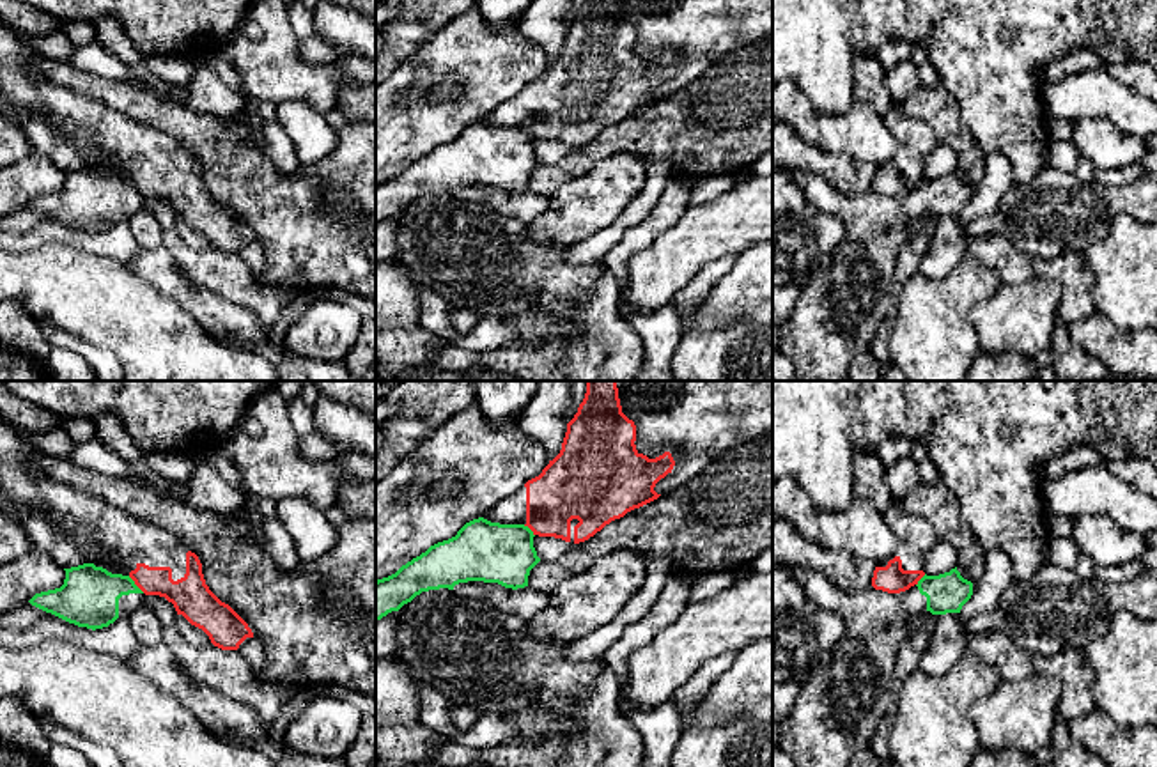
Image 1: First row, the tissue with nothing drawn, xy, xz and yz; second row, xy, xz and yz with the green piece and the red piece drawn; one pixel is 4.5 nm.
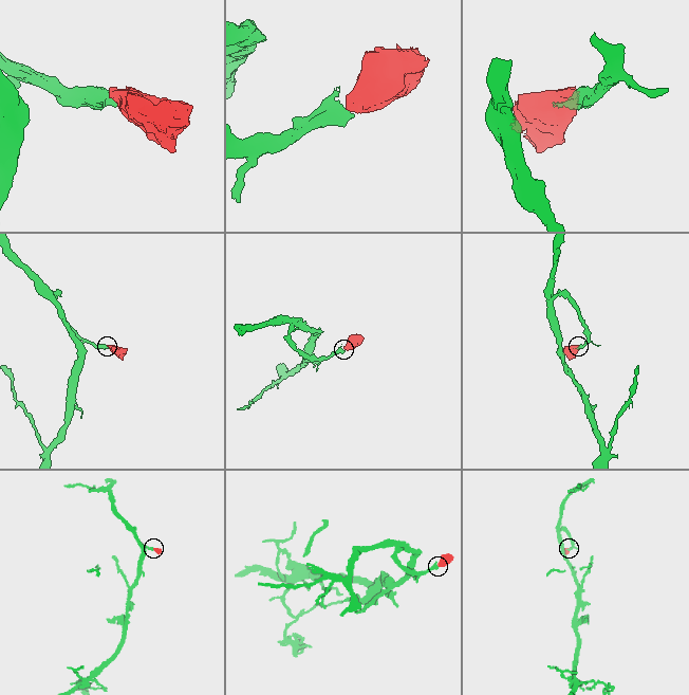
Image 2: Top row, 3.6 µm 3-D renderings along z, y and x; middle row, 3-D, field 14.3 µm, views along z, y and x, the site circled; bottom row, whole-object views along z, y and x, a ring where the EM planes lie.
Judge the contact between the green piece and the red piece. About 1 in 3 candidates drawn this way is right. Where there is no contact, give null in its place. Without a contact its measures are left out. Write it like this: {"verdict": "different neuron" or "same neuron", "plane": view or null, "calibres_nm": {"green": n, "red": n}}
{"verdict": "different neuron", "plane": "xy", "calibres_nm": {"green": 280, "red": 160}}

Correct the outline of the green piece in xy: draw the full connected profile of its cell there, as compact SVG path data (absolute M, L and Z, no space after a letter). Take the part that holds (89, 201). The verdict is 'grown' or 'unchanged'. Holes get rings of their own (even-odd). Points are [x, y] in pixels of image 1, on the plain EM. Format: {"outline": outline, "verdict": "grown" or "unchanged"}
{"outline": "M94 167L64 172L60 191L35 197L28 205L69 227L103 232L145 207L145 197L129 179L112 177Z", "verdict": "grown"}

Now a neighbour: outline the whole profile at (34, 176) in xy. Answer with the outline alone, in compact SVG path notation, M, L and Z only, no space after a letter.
M30 152L0 170L0 218L28 205L35 197L60 191L66 174L50 158Z

